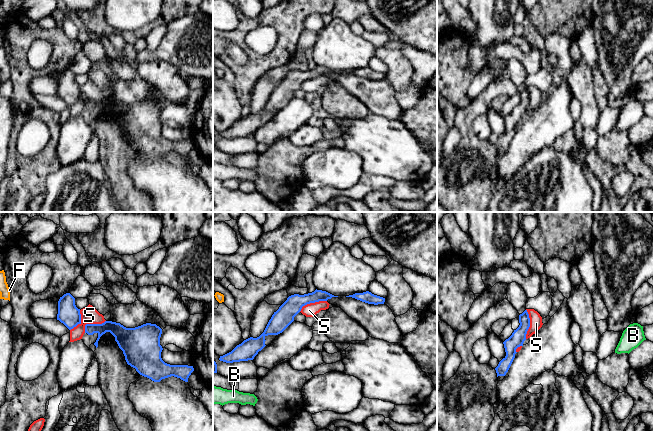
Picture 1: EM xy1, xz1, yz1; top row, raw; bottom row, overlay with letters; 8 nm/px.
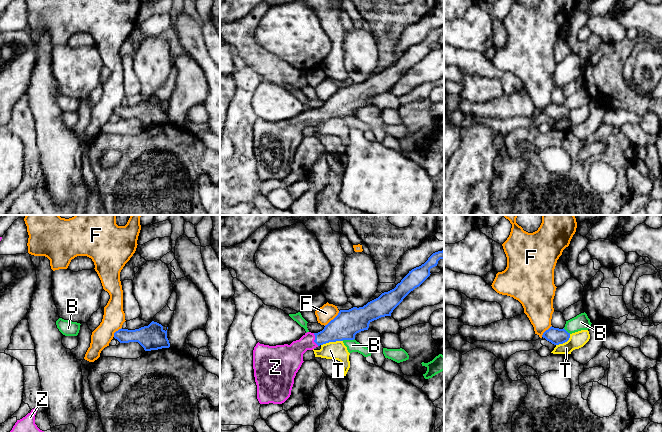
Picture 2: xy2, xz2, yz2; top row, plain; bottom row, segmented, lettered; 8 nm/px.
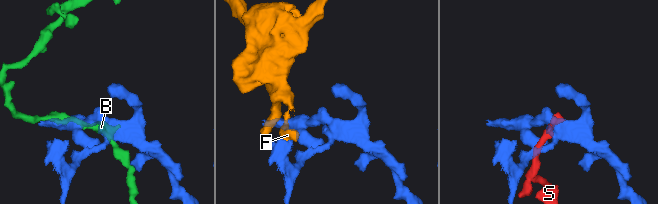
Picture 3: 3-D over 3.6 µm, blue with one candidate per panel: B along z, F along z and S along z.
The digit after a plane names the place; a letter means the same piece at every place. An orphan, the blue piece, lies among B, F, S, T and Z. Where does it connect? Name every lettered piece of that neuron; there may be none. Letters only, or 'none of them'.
Z

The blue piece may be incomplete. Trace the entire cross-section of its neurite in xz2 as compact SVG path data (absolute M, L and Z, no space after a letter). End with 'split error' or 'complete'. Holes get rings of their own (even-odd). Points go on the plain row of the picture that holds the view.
M444 26L433 29L424 40L409 47L394 65L363 83L340 86L318 109L307 108L290 121L269 122L258 118L253 126L253 145L259 179L284 179L291 171L294 154L307 126L329 118L354 116L357 109L368 106L372 97L391 92L403 75L430 52L430 45L440 35L444 35Z; split error

